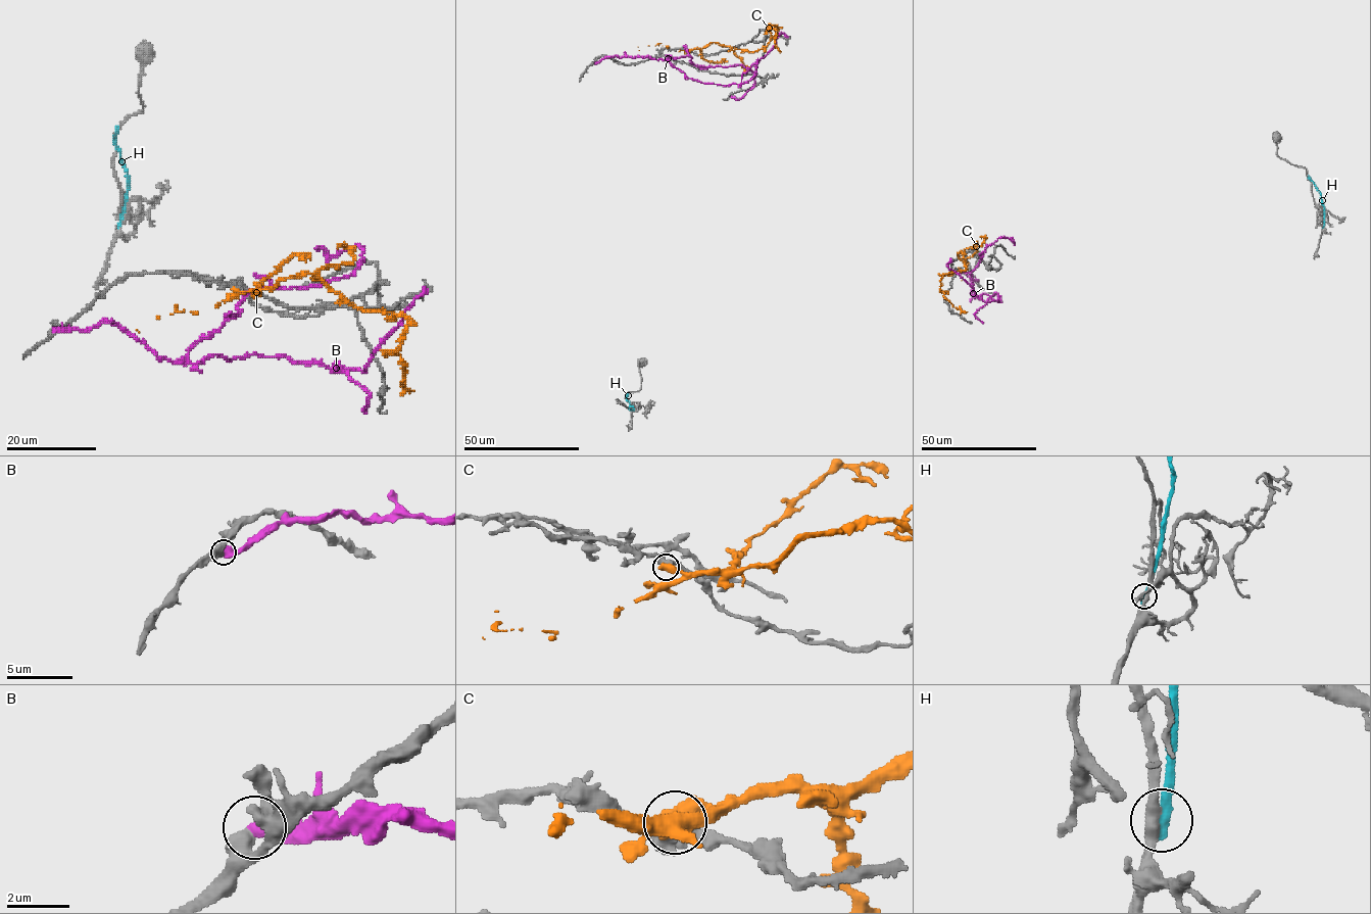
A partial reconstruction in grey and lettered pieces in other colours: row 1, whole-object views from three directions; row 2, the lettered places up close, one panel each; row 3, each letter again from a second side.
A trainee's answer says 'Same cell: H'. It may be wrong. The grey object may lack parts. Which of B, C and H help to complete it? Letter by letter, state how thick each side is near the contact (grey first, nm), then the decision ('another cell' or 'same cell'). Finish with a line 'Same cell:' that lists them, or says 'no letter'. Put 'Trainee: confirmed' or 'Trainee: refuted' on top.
Trainee: refuted
B: 550 nm thick on the grey side, 650 nm on the other; another cell
C: 440 nm thick on the grey side, 650 nm on the other; another cell
H: 320 nm thick on the grey side, 400 nm on the other; another cell
Same cell: no letter

